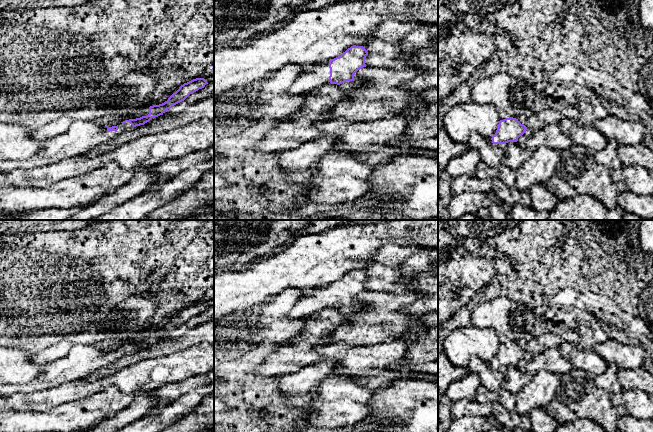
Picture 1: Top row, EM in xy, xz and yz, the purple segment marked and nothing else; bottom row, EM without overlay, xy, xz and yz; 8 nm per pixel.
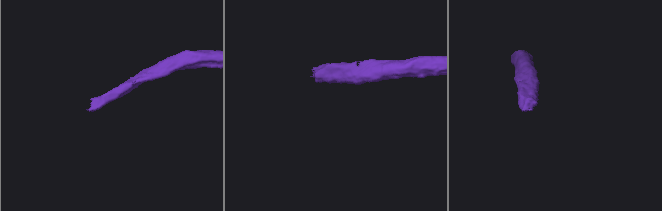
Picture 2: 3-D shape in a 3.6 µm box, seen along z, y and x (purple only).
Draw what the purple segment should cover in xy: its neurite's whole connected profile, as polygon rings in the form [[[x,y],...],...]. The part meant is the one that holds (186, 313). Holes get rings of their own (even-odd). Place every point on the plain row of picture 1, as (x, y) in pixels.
[[[196,302],[184,307],[167,325],[150,330],[147,340],[125,344],[117,350],[108,351],[94,345],[77,345],[66,356],[43,365],[41,374],[30,382],[26,384],[0,384],[0,396],[10,397],[17,393],[31,394],[84,379],[98,369],[108,366],[122,355],[144,349],[152,342],[163,339],[165,335],[184,325],[190,318],[204,312],[206,308],[207,305],[204,302]]]

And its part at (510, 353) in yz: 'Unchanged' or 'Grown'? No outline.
Grown

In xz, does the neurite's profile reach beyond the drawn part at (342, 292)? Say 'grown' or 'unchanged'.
grown

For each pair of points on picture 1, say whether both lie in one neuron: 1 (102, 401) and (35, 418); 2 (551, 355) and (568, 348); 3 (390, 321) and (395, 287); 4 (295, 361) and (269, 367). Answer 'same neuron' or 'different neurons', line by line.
1: same neuron
2: different neurons
3: different neurons
4: same neuron

